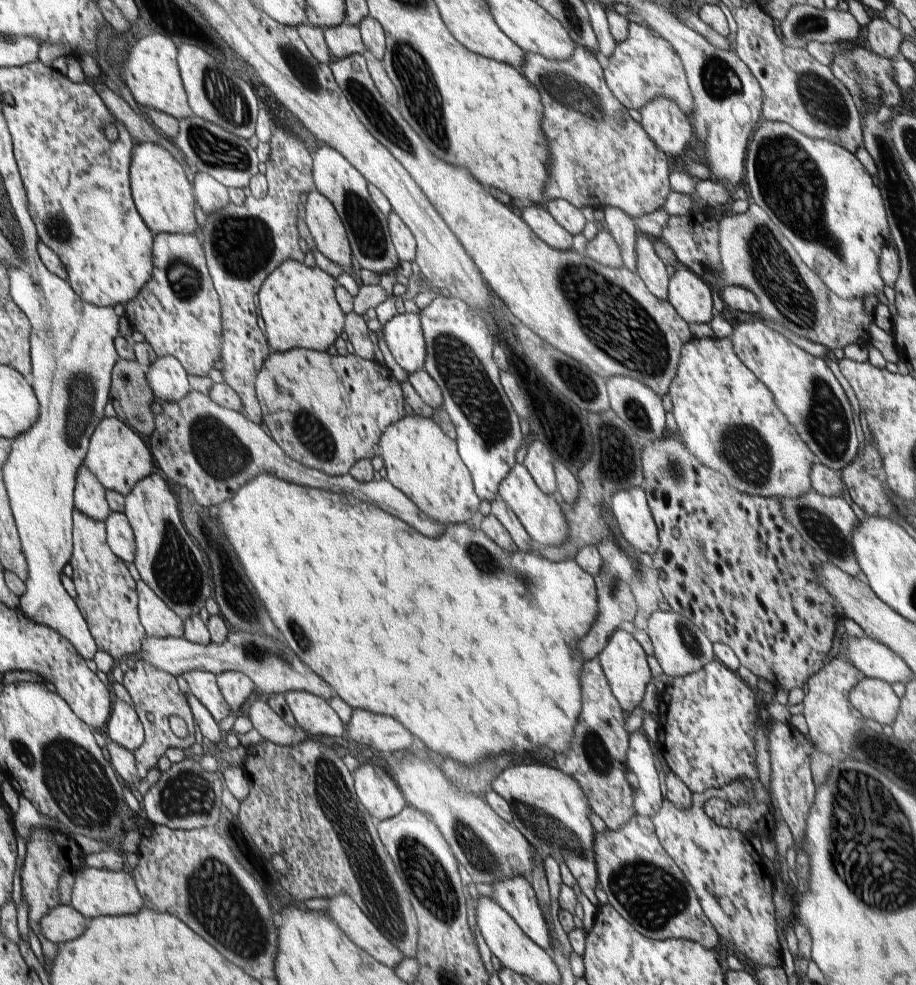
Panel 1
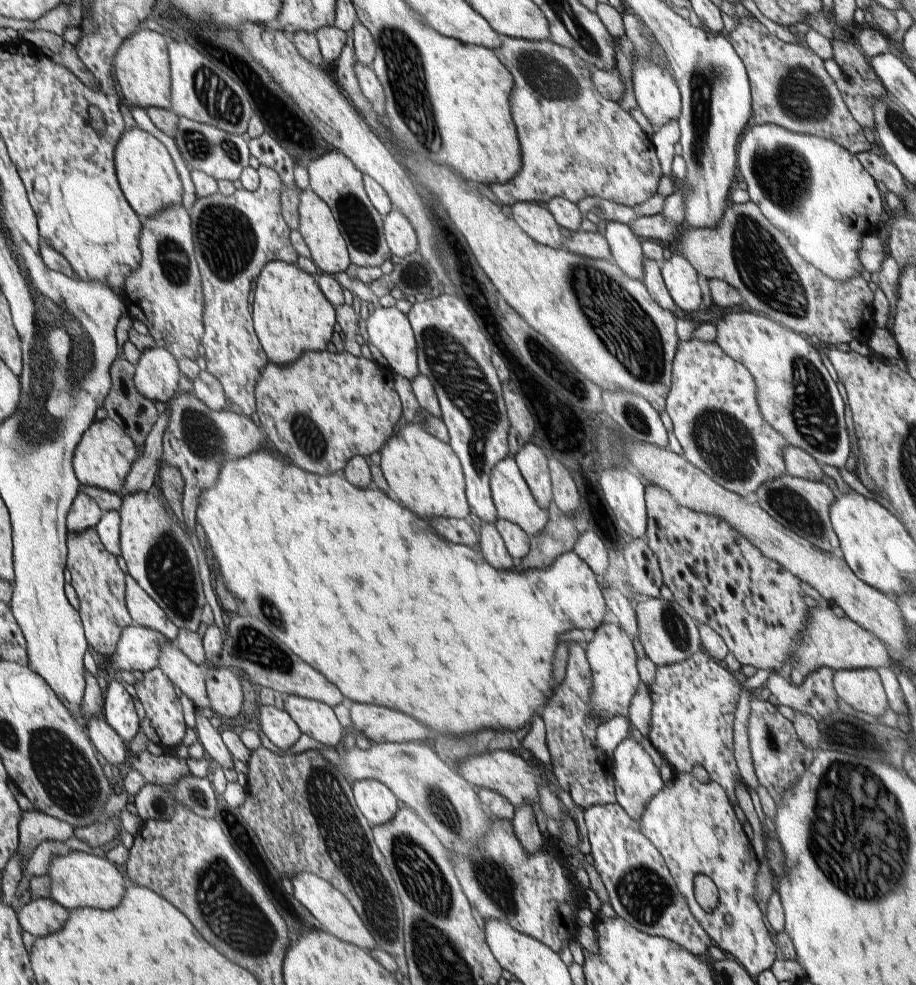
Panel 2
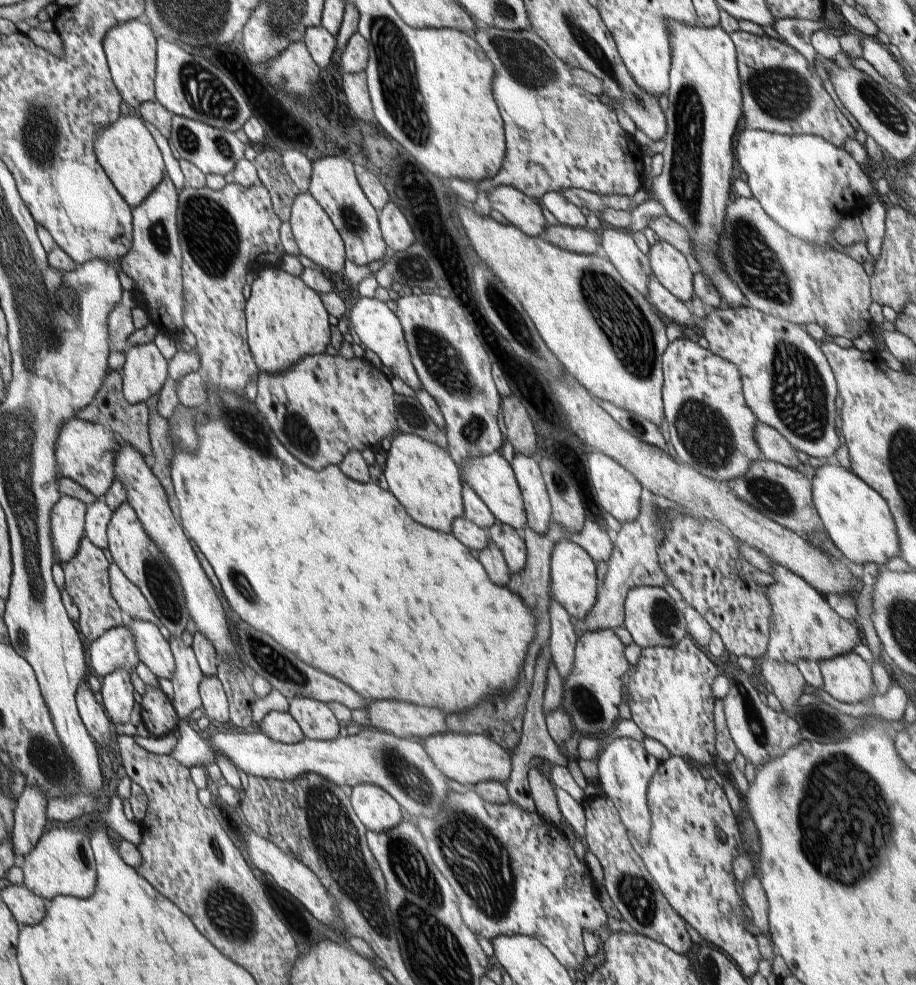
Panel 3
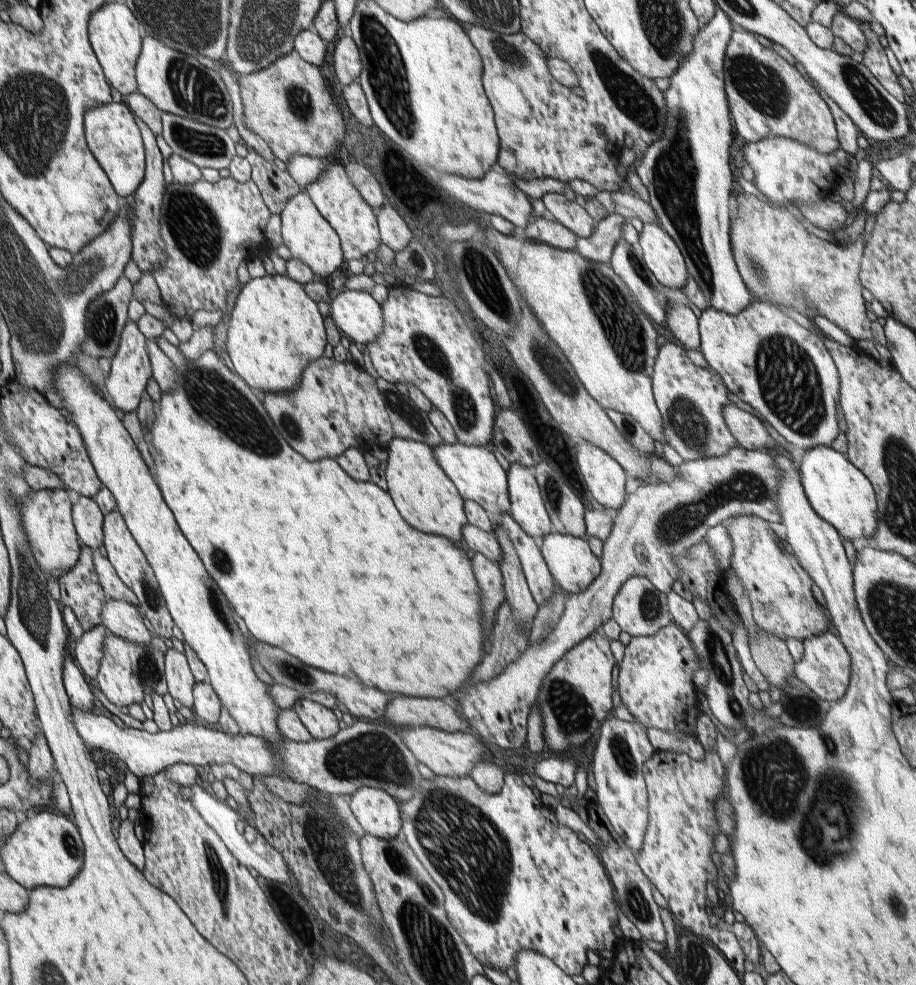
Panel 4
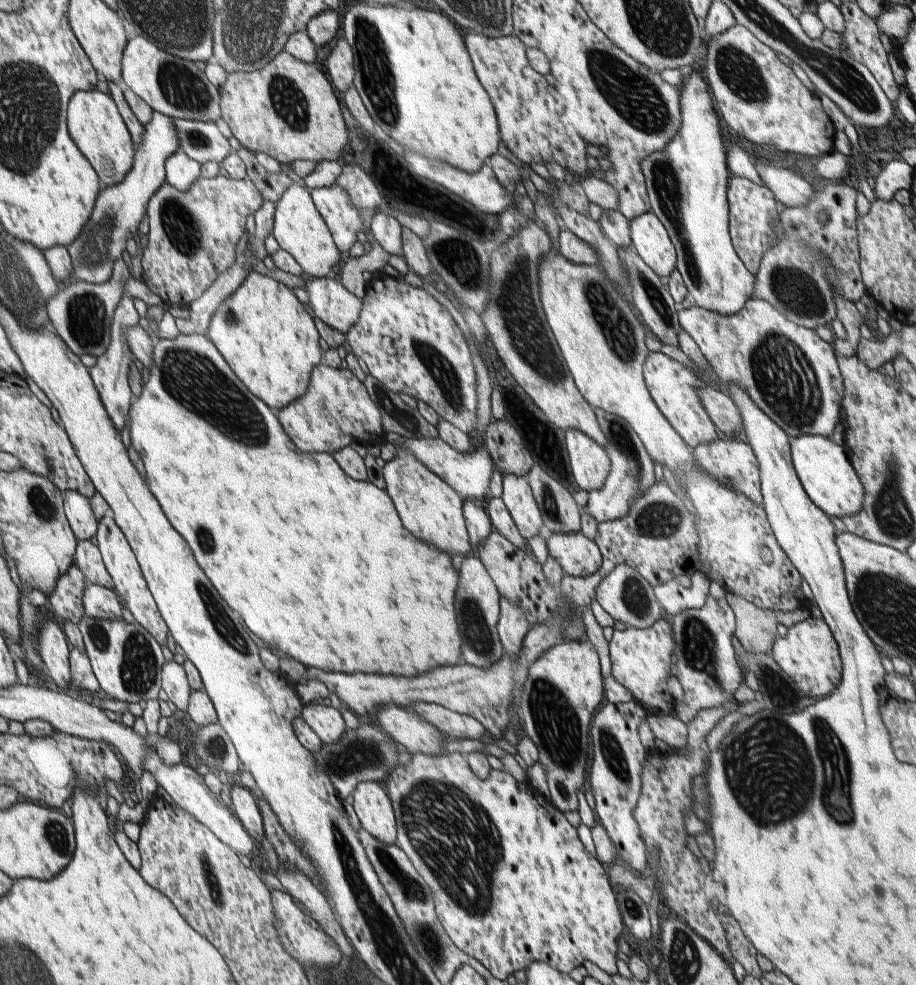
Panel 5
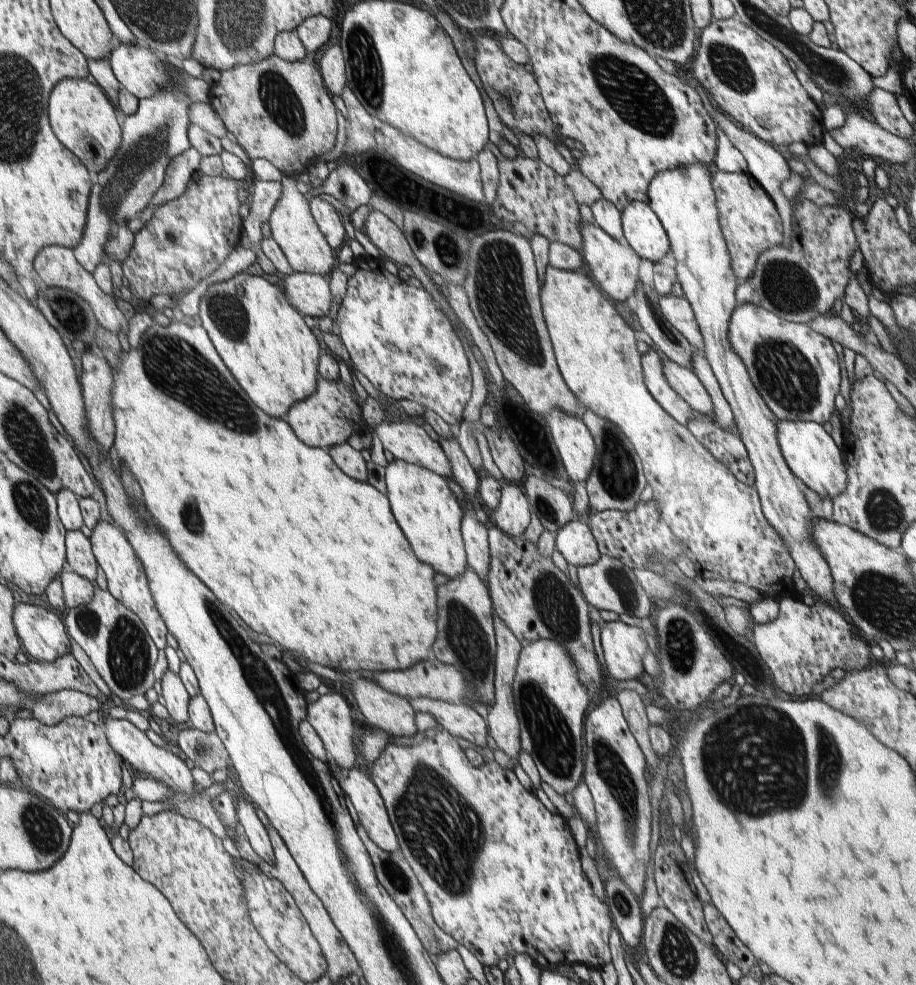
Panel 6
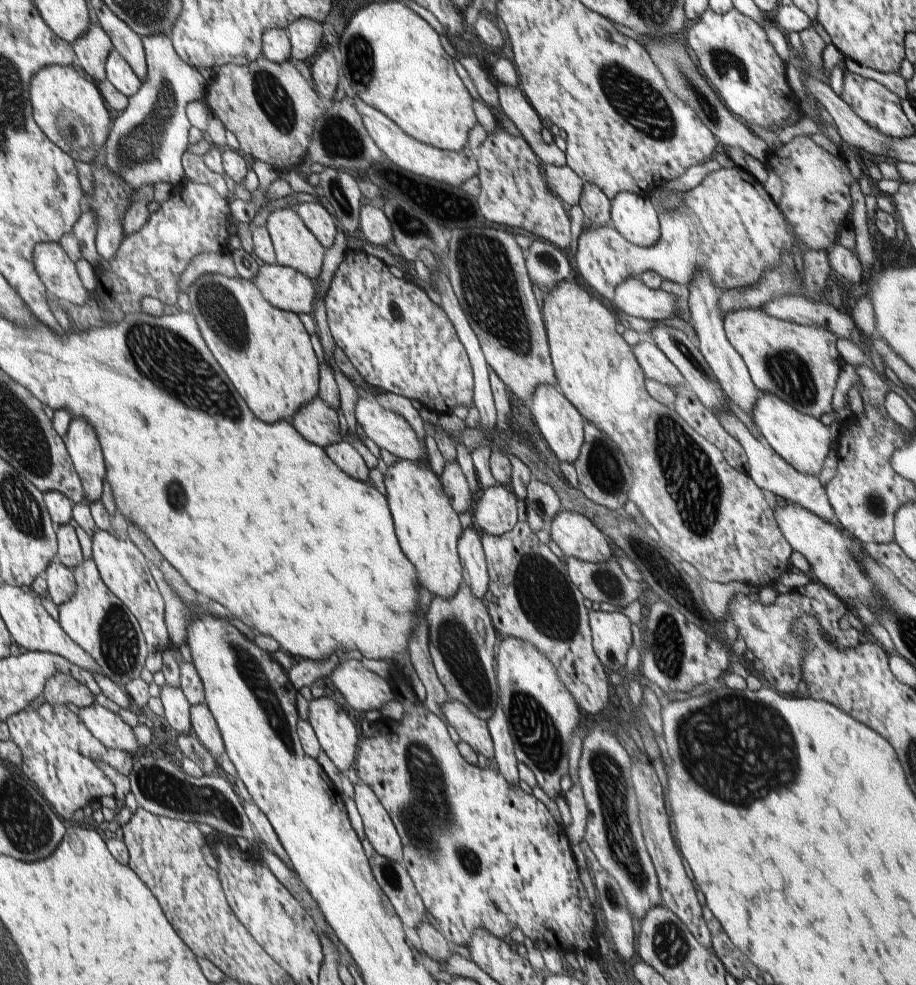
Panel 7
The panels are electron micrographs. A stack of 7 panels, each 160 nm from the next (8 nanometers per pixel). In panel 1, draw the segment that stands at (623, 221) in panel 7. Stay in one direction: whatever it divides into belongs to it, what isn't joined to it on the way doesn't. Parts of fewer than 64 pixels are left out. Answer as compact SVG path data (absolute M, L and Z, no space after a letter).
M677 265L669 278L667 300L687 324L708 324L715 315L710 288L687 267Z

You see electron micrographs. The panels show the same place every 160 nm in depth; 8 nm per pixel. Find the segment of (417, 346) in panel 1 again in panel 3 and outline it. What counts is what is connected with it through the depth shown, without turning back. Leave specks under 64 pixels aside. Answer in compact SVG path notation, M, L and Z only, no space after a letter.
M359 298L357 304L348 310L349 326L359 335L362 344L376 352L382 366L390 371L392 376L398 376L404 384L408 384L415 392L421 387L421 377L413 367L412 356L409 353L408 341L405 339L404 326L396 312L390 310L386 303L376 298Z

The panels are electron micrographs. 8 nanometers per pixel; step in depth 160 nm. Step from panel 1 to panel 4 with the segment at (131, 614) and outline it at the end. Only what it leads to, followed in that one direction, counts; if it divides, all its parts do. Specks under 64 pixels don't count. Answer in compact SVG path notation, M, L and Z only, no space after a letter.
M88 545L72 570L58 578L61 590L62 608L70 607L85 632L102 624L101 612L108 600L101 587L93 552Z

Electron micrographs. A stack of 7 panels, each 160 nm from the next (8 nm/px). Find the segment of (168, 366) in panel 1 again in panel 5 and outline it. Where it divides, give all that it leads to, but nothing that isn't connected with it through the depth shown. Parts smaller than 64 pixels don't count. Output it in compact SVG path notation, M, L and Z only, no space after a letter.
M124 293L113 316L109 347L97 357L96 366L90 367L89 372L101 395L101 400L105 403L110 418L121 432L125 432L125 428L129 422L129 410L134 398L131 386L129 385L129 372L131 364L134 363L136 358L130 348L127 333L130 327L138 325L138 320L139 316L134 308L133 297L129 296L128 293Z

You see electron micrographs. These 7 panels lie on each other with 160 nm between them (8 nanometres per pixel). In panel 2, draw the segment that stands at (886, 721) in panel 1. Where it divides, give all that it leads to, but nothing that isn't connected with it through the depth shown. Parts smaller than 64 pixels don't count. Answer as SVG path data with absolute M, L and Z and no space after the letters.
M840 669L834 673L833 685L837 695L856 711L880 718L889 708L876 669Z

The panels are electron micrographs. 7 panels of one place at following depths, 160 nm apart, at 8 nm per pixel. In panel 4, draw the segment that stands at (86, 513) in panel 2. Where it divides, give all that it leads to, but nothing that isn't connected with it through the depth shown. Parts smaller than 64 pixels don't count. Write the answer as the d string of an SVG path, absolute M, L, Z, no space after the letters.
M42 489L31 492L21 504L22 524L25 525L35 559L45 575L57 580L76 566L82 551L73 523L73 498L64 489Z

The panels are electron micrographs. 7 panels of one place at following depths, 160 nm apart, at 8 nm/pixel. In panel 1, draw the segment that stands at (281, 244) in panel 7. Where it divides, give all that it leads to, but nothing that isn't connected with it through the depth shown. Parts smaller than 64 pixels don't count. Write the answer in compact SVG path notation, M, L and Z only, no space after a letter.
M315 189L303 197L305 222L317 250L328 260L338 264L344 273L353 274L353 255L346 236L346 228L336 214L328 197Z

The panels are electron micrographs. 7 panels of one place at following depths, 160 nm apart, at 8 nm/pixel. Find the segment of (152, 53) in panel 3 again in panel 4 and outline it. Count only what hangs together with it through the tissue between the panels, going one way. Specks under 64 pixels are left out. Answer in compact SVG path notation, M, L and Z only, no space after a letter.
M108 3L93 12L93 18L89 20L89 39L105 71L105 78L123 98L139 92L136 68L144 39L138 29L138 19L132 9L125 4Z

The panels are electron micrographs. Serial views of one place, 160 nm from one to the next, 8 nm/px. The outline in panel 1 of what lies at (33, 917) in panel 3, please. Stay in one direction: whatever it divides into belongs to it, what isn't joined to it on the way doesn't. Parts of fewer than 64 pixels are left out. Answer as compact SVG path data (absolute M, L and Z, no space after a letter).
M58 904L41 921L40 932L46 940L60 945L75 940L86 930L88 919L72 906Z

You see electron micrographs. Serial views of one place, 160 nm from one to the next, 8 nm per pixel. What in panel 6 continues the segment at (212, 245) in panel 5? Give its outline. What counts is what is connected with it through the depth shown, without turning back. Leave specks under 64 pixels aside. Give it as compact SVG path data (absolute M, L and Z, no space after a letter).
M196 173L188 182L186 190L177 199L152 206L153 214L143 228L135 234L135 239L127 259L122 264L123 276L128 280L129 290L134 300L149 302L154 294L183 296L192 290L202 278L210 276L228 258L234 248L240 246L243 234L240 218L240 196L238 192L247 190L248 184L233 178L209 177Z

